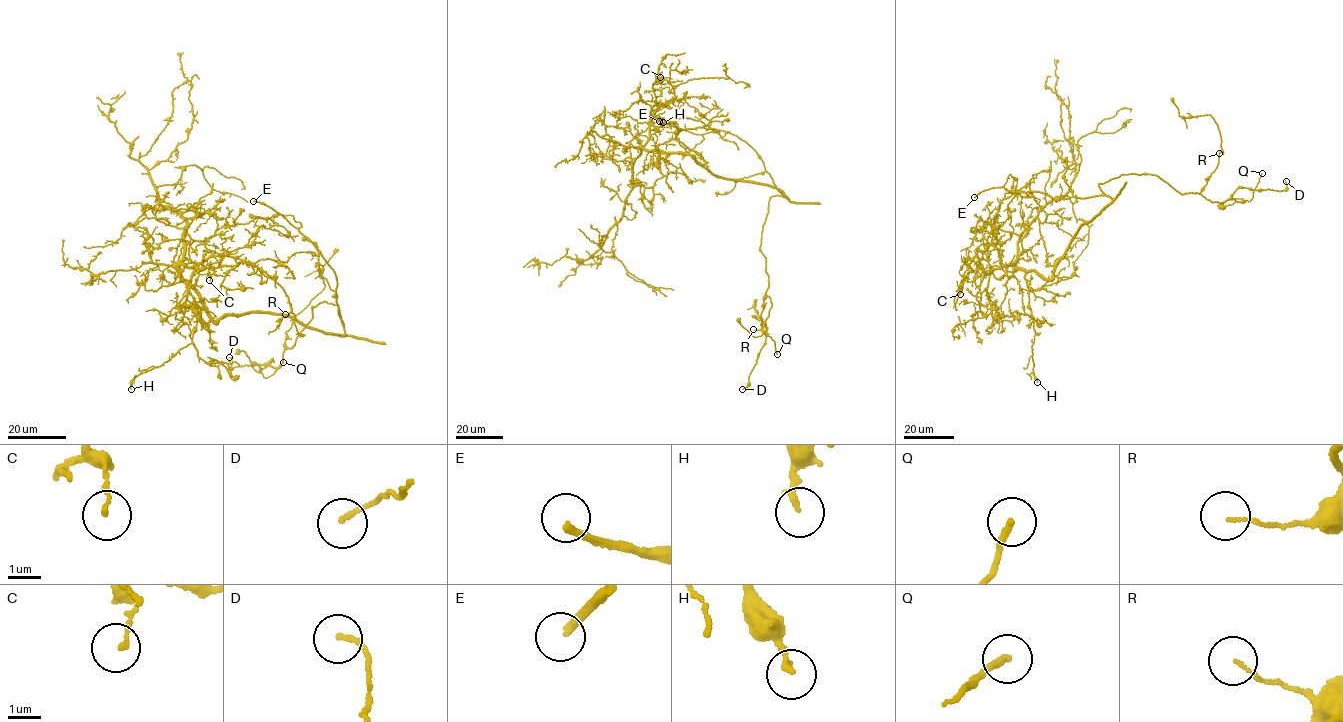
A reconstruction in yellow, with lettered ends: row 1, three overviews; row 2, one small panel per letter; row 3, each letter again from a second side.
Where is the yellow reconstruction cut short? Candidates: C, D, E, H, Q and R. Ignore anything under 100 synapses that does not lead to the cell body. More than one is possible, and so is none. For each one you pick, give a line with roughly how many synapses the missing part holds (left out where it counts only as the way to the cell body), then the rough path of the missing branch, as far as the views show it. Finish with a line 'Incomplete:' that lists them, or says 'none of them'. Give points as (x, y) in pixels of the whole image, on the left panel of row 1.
E: 130 syn | (253, 201), (197, 181), (172, 181), (143, 198), (123, 197), (103, 211), (98, 228), (80, 243), (84, 265)
Incomplete: E

